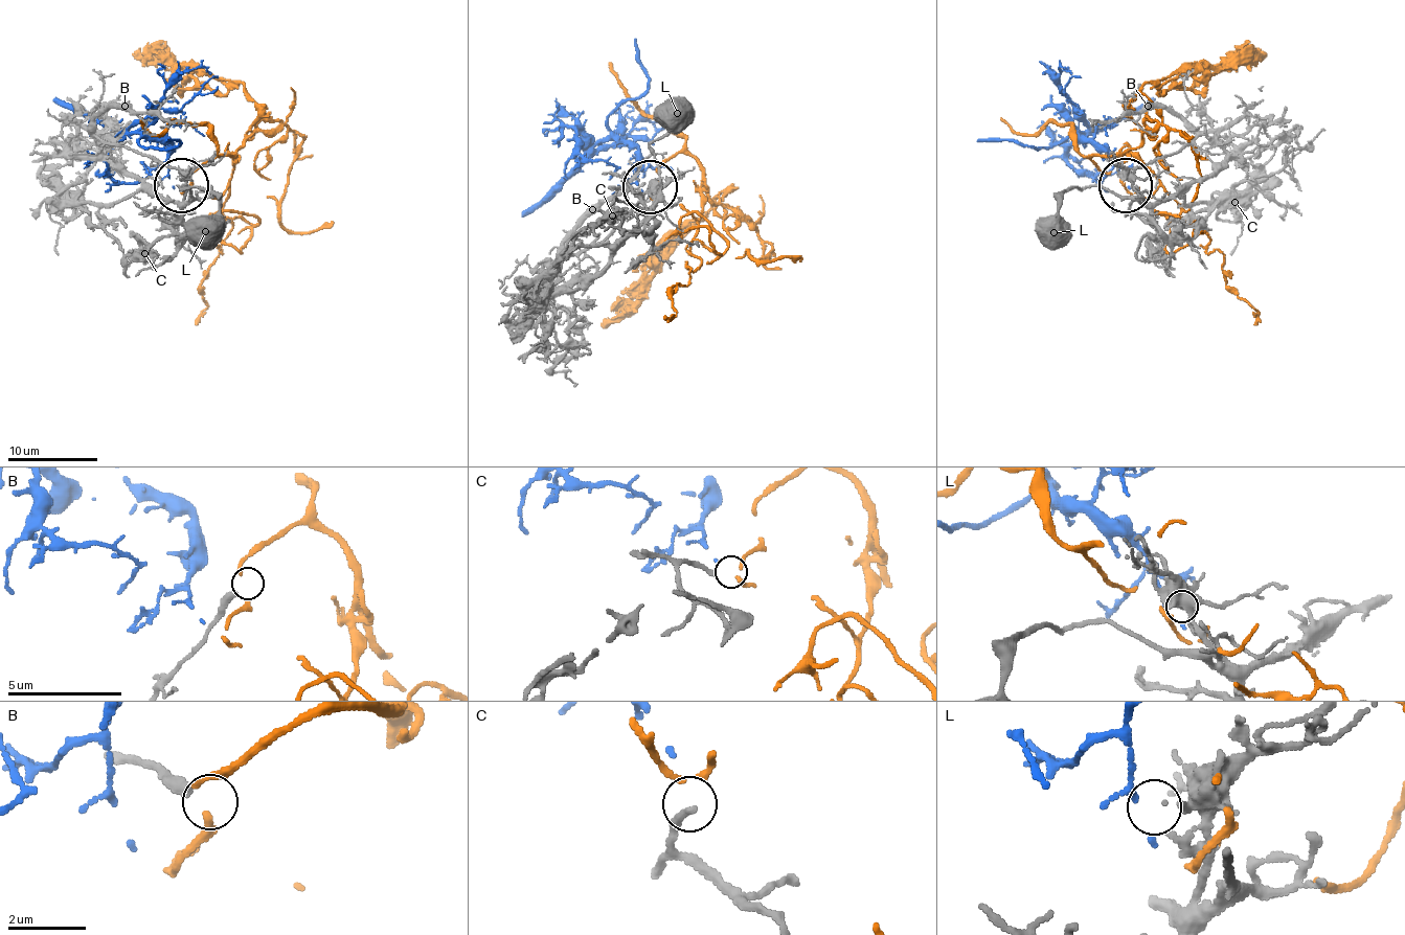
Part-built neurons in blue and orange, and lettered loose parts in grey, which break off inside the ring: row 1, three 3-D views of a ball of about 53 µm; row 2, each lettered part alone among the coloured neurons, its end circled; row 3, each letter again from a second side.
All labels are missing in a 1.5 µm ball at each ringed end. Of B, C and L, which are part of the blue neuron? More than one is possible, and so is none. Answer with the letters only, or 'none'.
none

